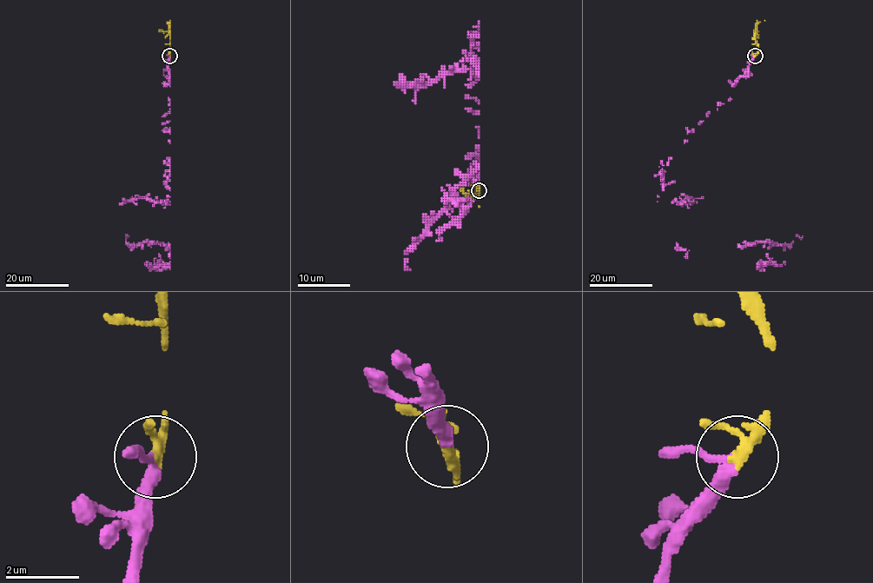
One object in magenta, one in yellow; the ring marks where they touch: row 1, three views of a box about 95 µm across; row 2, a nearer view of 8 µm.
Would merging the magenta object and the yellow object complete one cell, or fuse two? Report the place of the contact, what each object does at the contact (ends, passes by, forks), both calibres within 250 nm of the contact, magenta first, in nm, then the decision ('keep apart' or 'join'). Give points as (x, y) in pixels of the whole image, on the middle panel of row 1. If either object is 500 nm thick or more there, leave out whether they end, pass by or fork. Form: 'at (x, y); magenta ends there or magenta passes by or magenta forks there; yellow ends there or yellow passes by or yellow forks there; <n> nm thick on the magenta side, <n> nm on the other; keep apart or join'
at (479, 190); magenta passes by; yellow passes by; 280 nm thick on the magenta side, 240 nm on the other; join

